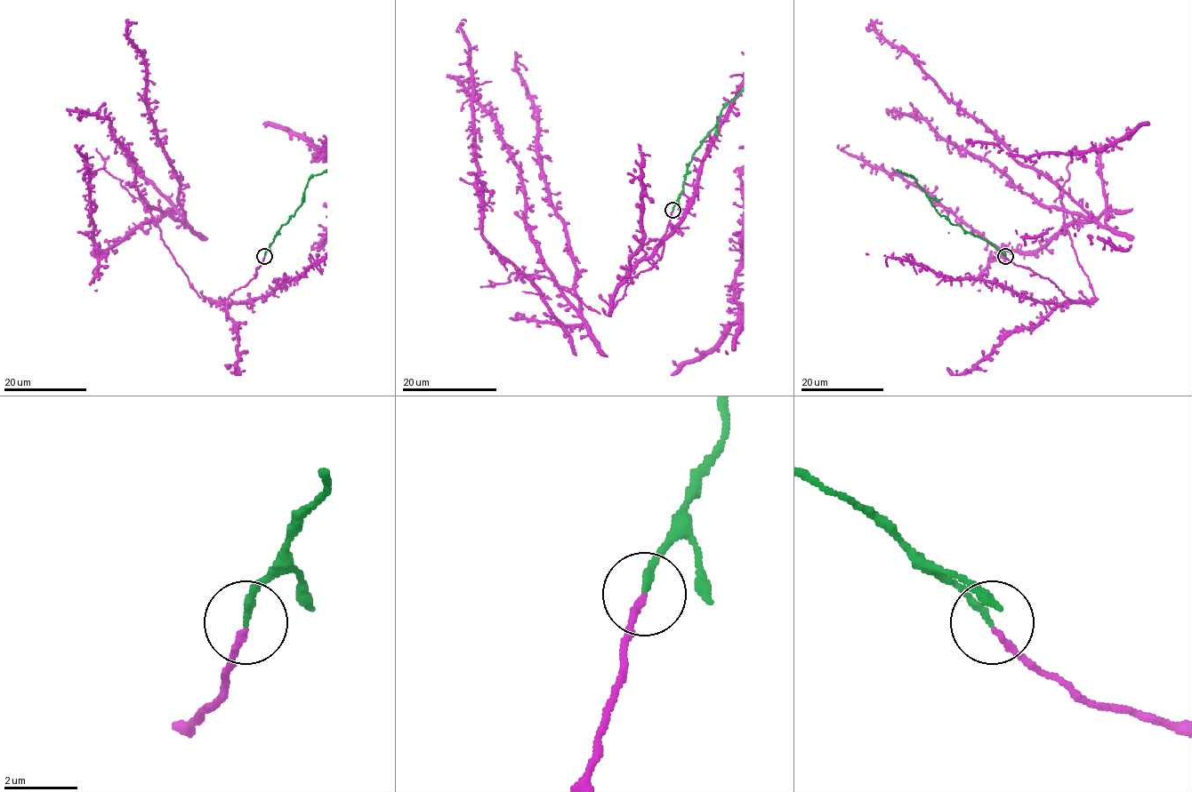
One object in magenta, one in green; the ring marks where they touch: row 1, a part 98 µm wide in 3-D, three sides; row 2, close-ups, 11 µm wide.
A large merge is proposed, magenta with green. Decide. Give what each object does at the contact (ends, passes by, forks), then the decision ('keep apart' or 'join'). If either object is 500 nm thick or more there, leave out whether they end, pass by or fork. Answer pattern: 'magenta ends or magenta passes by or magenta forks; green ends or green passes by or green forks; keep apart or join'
magenta ends; green ends; join

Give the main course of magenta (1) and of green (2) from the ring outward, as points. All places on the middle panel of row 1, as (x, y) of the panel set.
1: (672, 211), (661, 258), (607, 315), (536, 273), (550, 273), (584, 324), (567, 329), (482, 234), (465, 21)
2: (672, 211), (682, 192), (683, 175), (696, 150), (717, 124), (722, 108), (743, 86)

